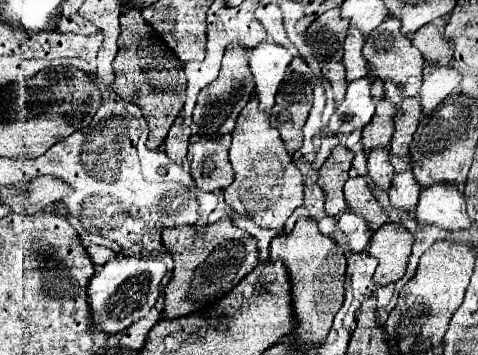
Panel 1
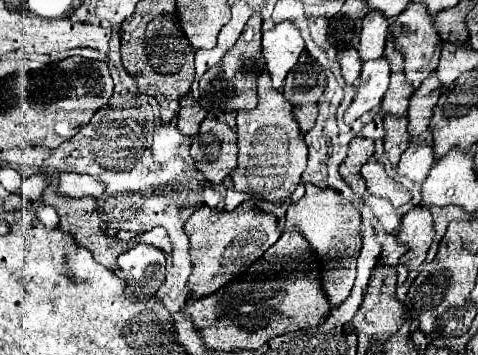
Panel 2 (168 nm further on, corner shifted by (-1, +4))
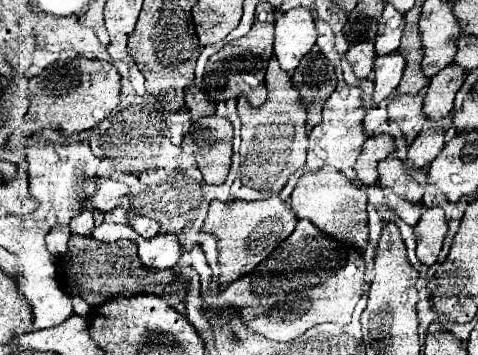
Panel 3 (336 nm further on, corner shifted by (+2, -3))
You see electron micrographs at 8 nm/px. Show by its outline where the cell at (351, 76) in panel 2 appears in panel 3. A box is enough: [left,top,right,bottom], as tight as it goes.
[345,41,377,79]

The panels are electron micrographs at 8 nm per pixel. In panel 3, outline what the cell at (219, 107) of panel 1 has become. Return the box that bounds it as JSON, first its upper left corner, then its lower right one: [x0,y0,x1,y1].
[203,1,275,107]

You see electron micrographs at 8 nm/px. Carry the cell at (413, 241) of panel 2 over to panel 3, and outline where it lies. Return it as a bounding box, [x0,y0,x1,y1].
[415,207,447,265]

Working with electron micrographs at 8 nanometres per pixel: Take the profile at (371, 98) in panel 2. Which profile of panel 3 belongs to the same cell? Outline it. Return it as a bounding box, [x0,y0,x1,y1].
[373,53,407,101]

